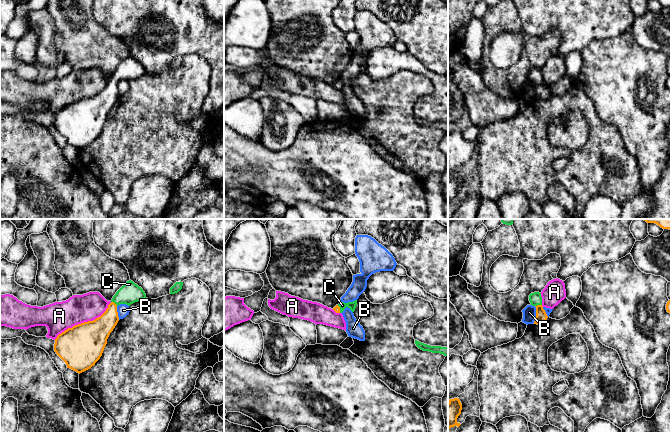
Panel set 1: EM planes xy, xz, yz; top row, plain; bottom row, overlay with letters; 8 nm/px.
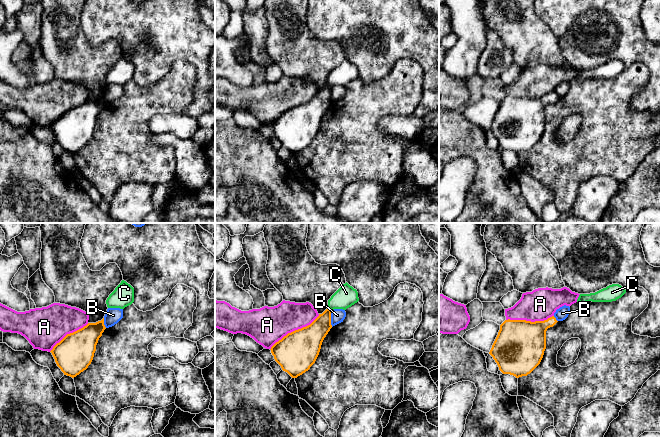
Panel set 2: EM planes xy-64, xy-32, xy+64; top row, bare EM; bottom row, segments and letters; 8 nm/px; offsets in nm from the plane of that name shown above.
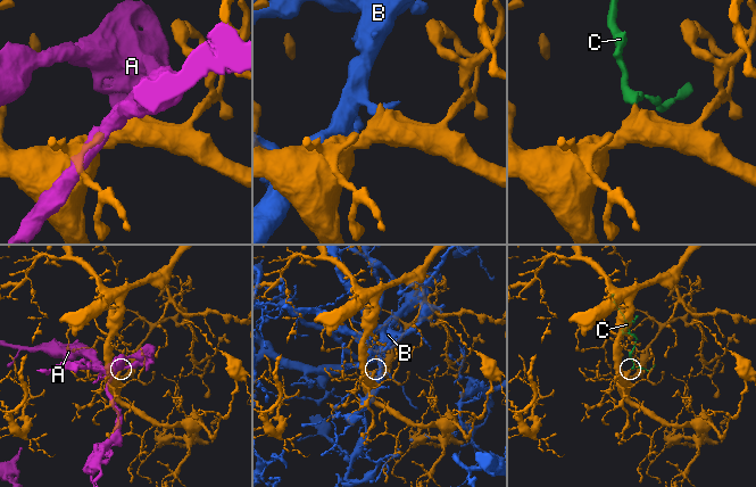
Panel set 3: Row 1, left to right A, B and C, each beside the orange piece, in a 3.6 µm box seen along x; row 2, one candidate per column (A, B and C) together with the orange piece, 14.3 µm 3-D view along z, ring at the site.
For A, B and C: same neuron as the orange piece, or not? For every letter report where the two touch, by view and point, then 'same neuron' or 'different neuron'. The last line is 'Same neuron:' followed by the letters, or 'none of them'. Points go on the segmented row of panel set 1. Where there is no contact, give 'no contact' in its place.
A: xy (84, 322) | different neuron
B: yz (536, 314) | different neuron
C: yz (538, 305) | same neuron
Same neuron: C

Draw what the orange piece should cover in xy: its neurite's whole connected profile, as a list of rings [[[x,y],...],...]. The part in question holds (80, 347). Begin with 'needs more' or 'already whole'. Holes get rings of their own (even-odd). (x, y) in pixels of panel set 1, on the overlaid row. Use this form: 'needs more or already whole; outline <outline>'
needs more; outline [[[127,281],[113,296],[106,311],[93,321],[68,328],[57,336],[54,351],[70,368],[82,373],[100,359],[107,339],[119,321],[117,306],[131,304],[146,298],[141,287]]]

